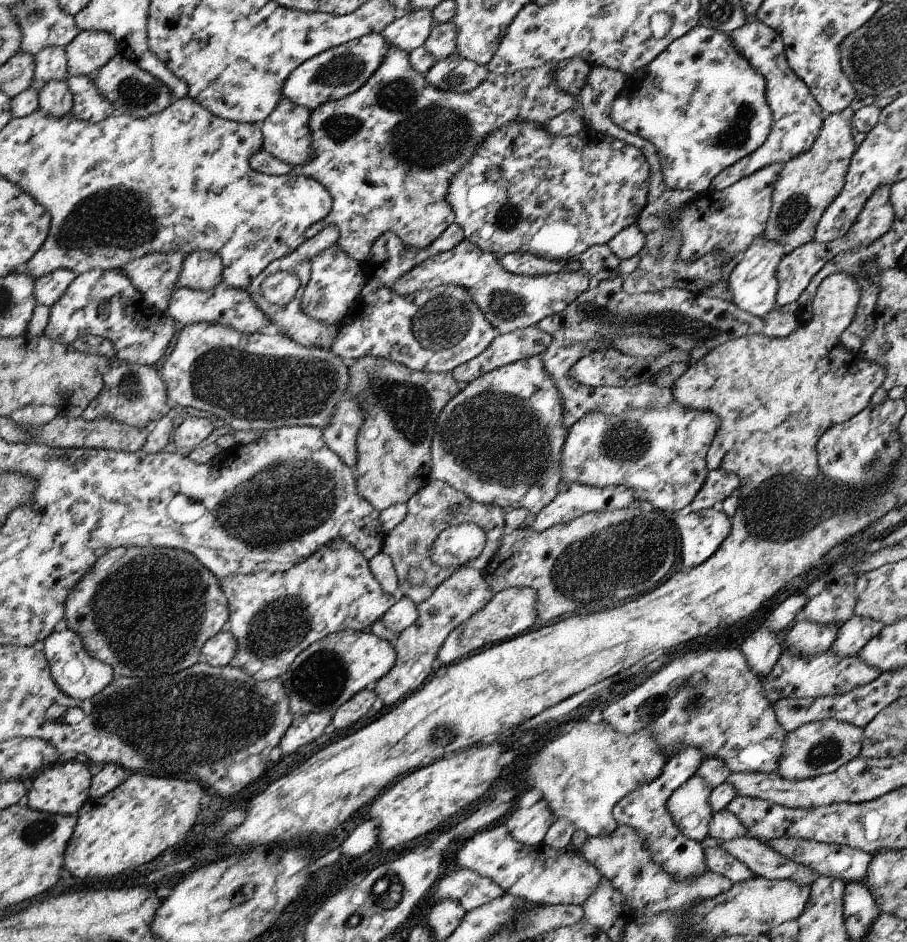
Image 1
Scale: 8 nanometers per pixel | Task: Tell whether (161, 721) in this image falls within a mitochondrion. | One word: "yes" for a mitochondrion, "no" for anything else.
yes

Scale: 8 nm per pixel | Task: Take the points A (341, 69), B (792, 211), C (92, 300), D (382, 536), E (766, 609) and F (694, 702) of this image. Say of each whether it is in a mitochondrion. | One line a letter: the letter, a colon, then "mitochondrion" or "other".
A: mitochondrion
B: mitochondrion
C: other
D: other
E: other
F: mitochondrion

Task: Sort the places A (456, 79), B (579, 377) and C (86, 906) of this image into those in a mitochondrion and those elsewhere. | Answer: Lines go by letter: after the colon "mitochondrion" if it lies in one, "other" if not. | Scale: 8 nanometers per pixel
A: mitochondrion
B: other
C: other

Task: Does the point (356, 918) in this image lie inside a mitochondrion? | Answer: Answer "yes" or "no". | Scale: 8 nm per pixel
yes

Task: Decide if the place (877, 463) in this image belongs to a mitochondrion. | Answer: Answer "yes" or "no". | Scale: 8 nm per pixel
yes

